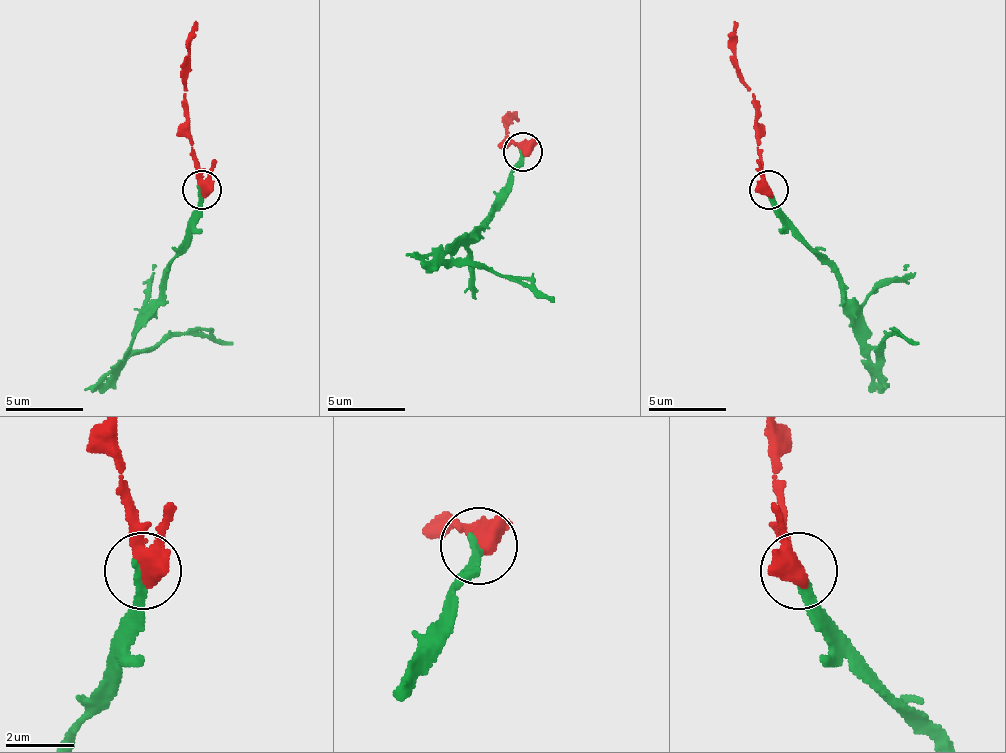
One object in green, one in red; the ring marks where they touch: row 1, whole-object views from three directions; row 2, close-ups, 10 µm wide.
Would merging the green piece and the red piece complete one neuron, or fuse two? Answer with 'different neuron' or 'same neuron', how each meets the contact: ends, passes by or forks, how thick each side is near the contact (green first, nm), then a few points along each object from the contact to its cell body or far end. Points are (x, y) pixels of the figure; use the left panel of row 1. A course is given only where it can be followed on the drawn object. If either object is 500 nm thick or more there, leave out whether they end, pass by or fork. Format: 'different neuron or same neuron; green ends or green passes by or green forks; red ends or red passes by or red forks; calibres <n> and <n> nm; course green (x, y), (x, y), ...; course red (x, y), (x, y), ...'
same neuron; calibres 320 and 650 nm; course green (198, 189), (191, 244), (167, 267), (159, 306), (132, 345), (148, 349), (175, 333), (210, 333), (233, 345); course red (202, 189), (191, 146), (187, 99), (191, 29), (198, 21)

